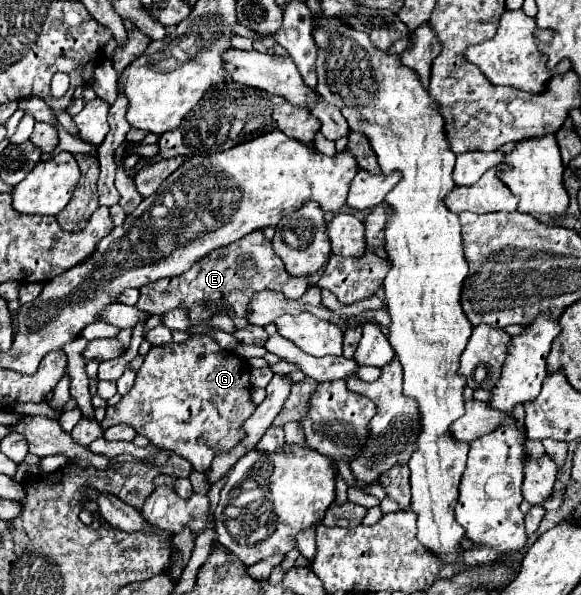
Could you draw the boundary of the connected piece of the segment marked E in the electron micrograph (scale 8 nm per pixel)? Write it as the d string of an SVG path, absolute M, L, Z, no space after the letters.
M255 230L243 240L235 244L227 244L227 248L217 248L211 256L197 260L187 272L175 278L151 282L139 290L139 302L135 304L139 310L147 314L163 314L175 306L189 306L191 324L207 322L215 312L225 312L225 308L233 308L237 318L247 316L247 302L259 290L275 290L283 292L287 298L299 298L311 286L309 278L293 278L285 272L283 262L275 256L275 250L269 240L265 240L261 230Z

